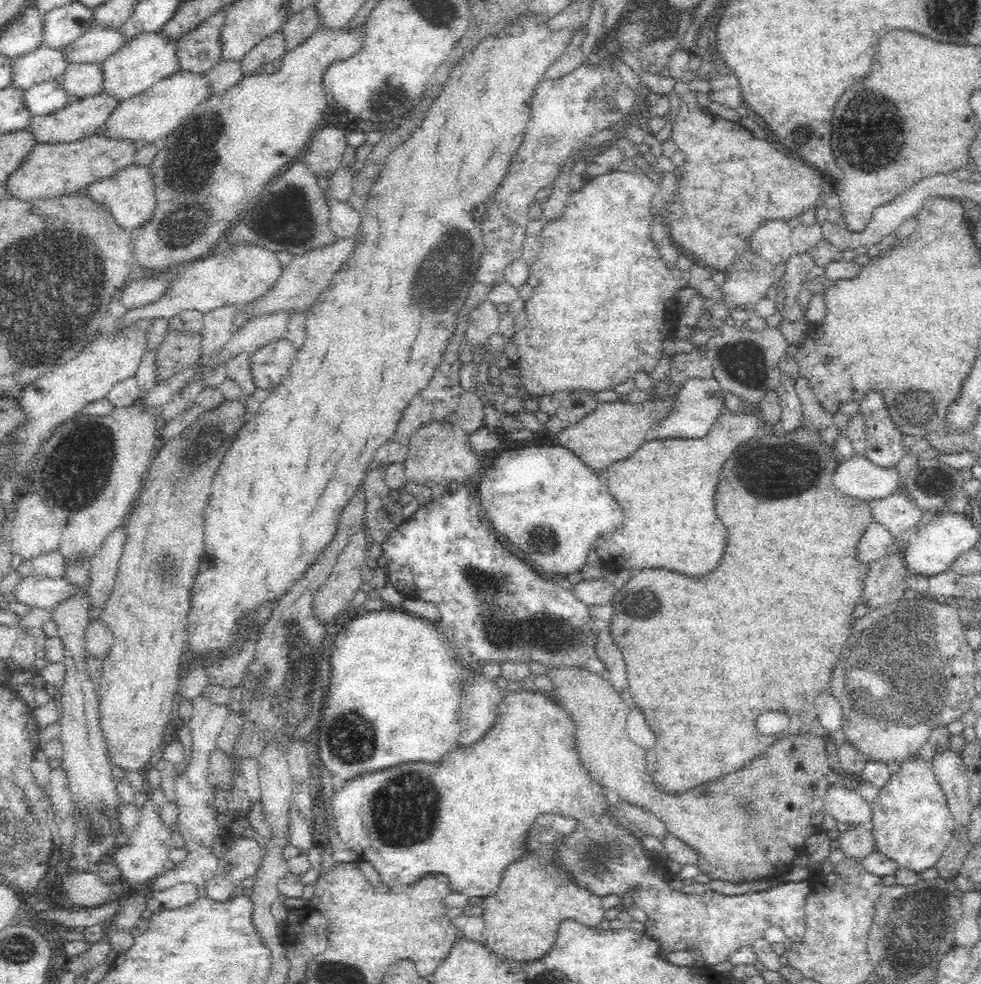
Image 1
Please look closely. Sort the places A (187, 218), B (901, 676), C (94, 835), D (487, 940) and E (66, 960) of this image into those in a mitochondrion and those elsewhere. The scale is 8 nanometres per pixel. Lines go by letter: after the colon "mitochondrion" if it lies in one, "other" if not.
A: mitochondrion
B: mitochondrion
C: other
D: other
E: other

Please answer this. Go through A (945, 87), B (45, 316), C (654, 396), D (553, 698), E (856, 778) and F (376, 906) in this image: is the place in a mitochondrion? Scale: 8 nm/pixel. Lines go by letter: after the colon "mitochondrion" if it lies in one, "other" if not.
A: other
B: mitochondrion
C: other
D: other
E: other
F: other

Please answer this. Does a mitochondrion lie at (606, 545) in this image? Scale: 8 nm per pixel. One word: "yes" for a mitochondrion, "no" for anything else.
no

